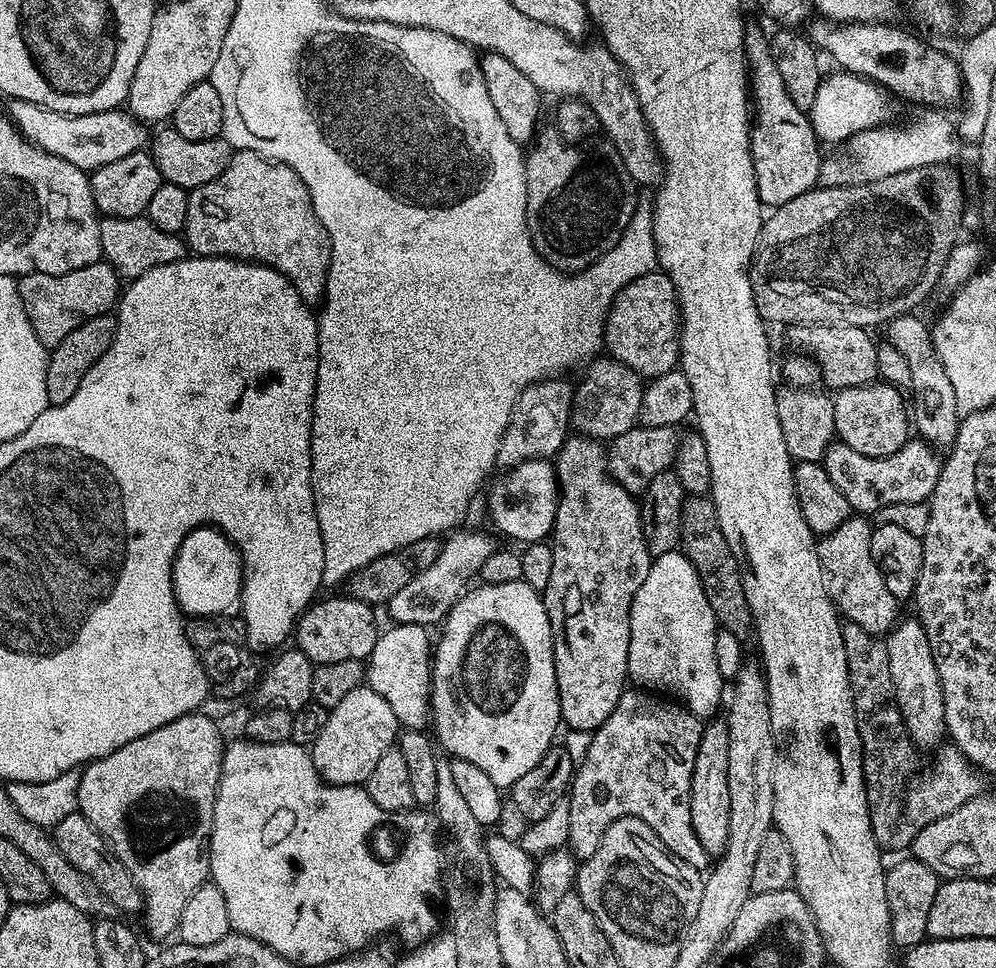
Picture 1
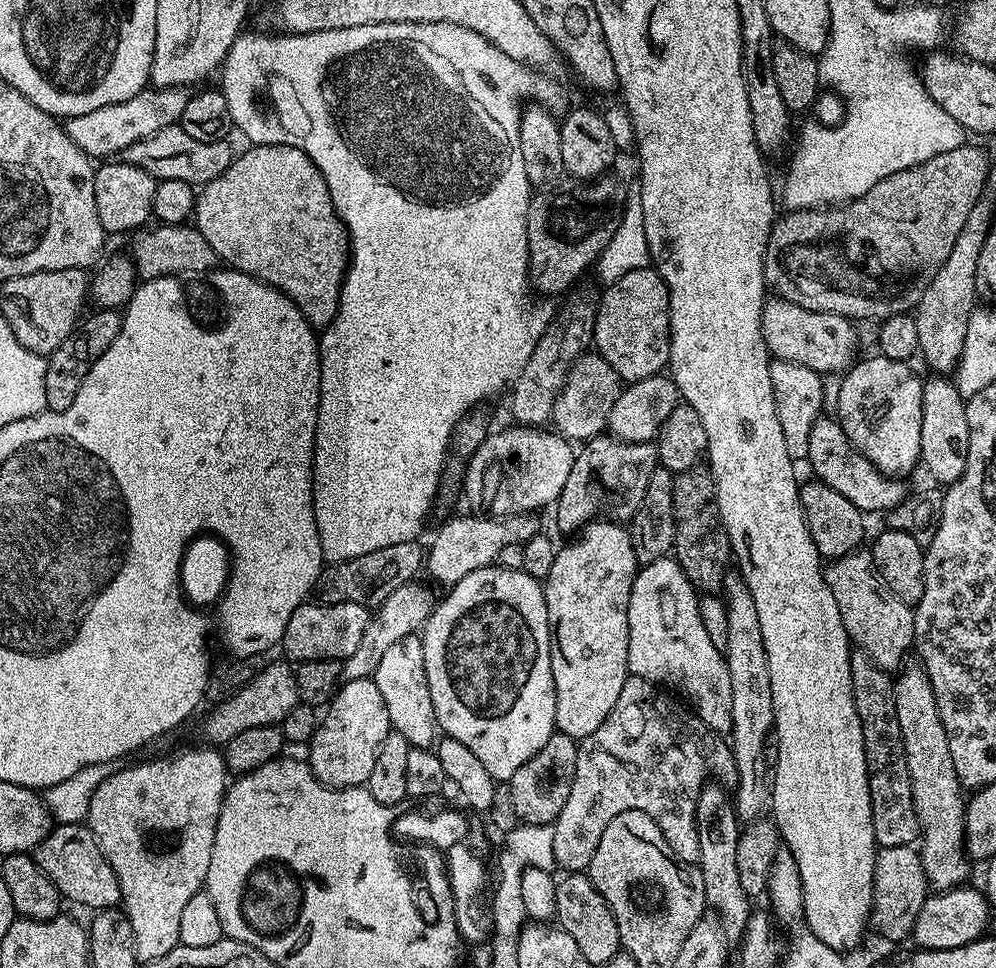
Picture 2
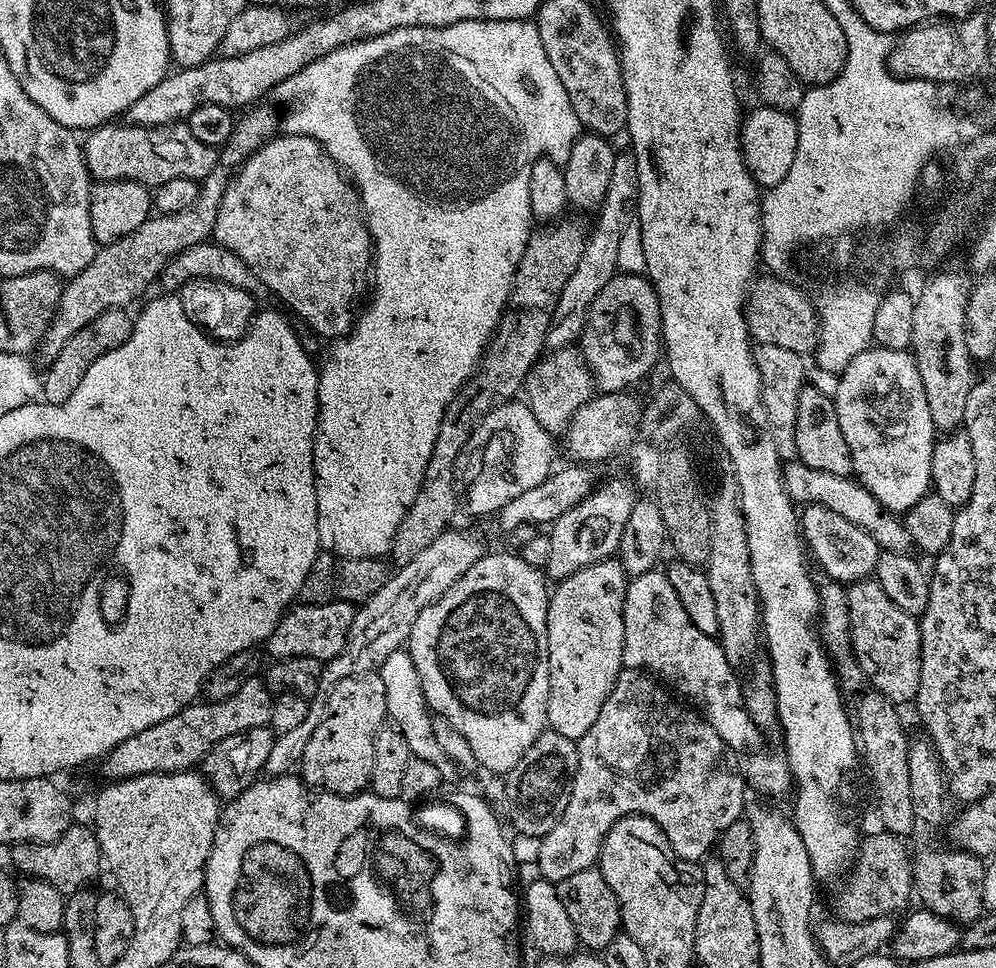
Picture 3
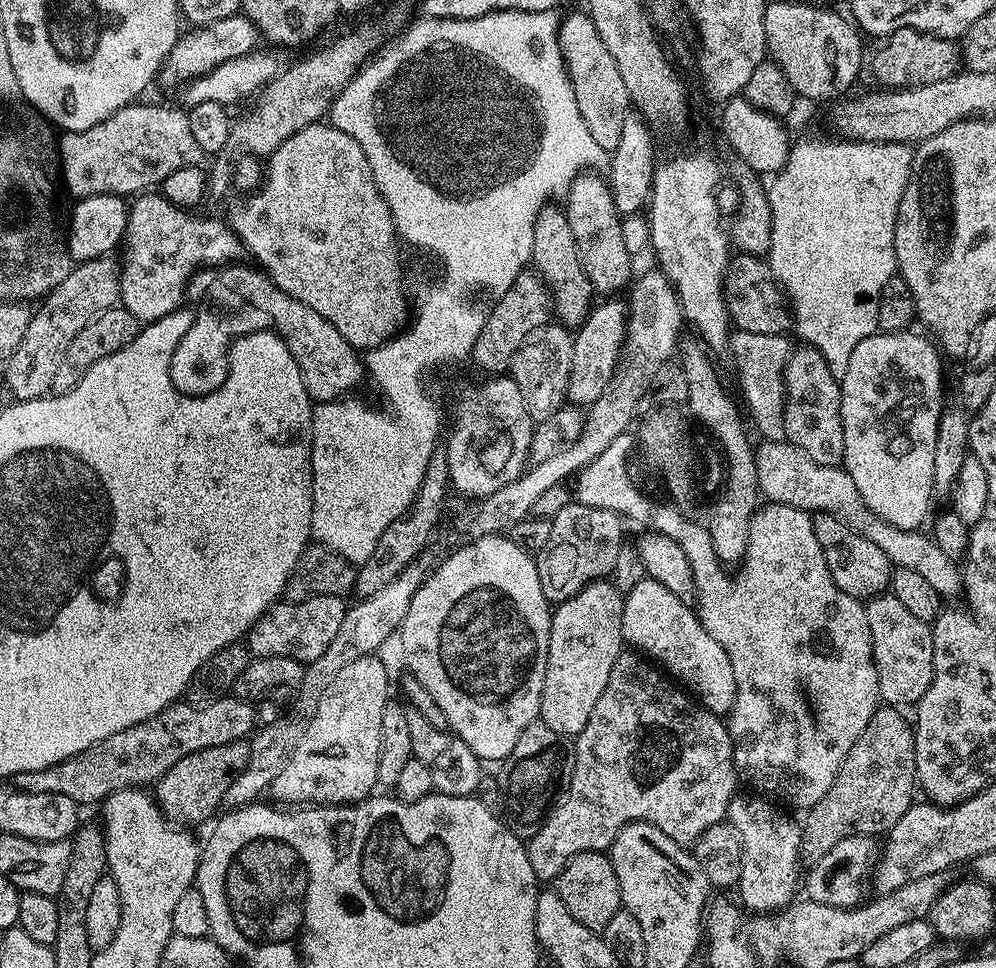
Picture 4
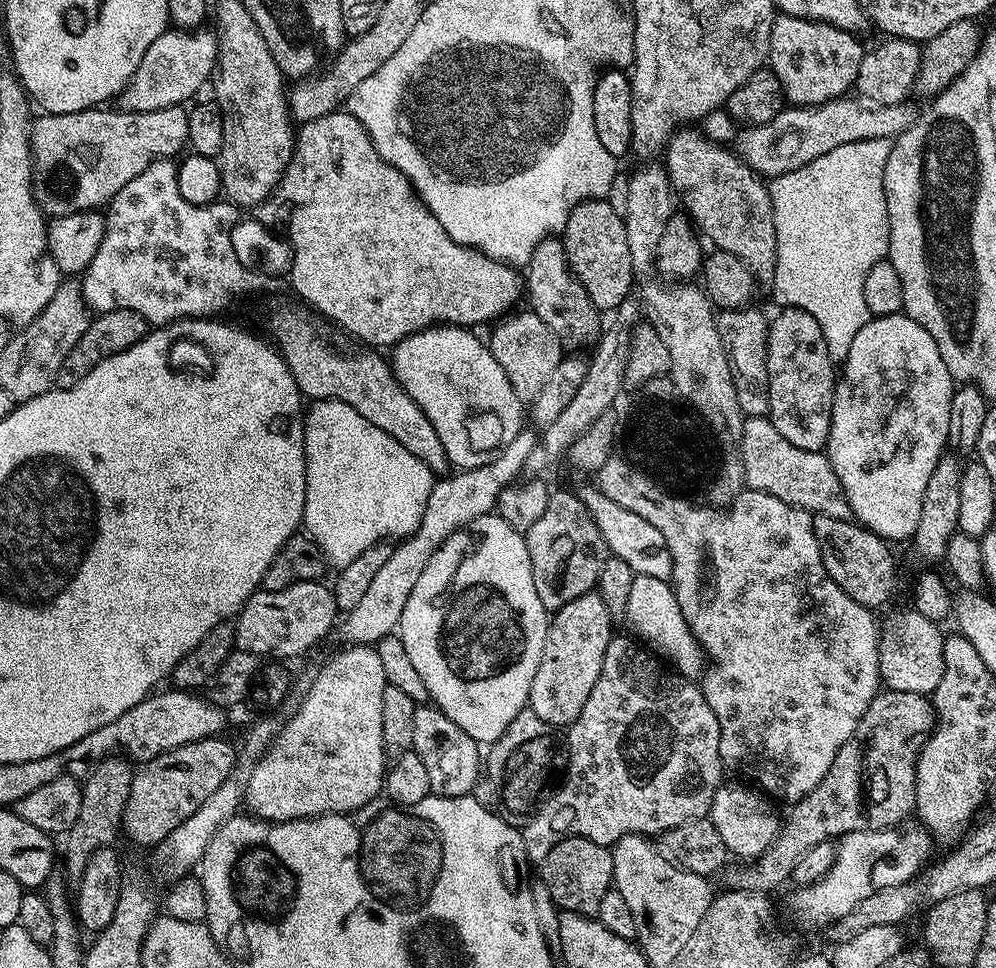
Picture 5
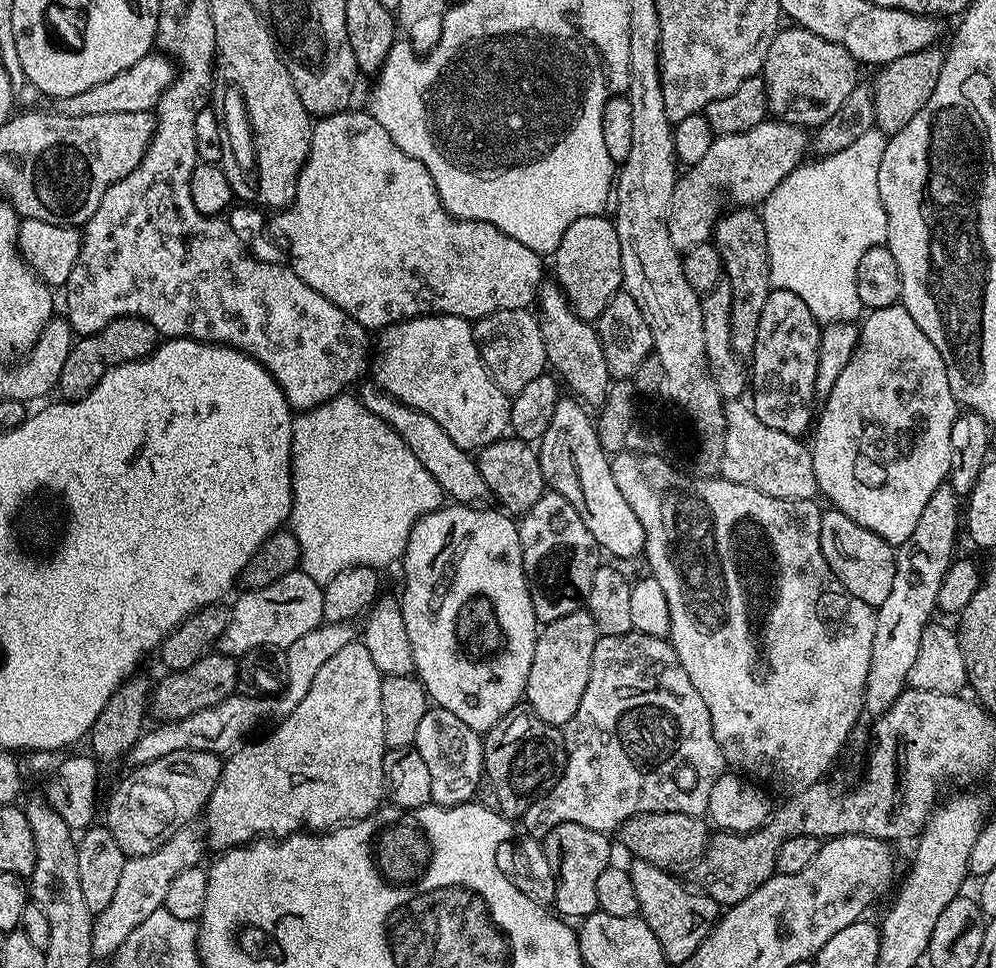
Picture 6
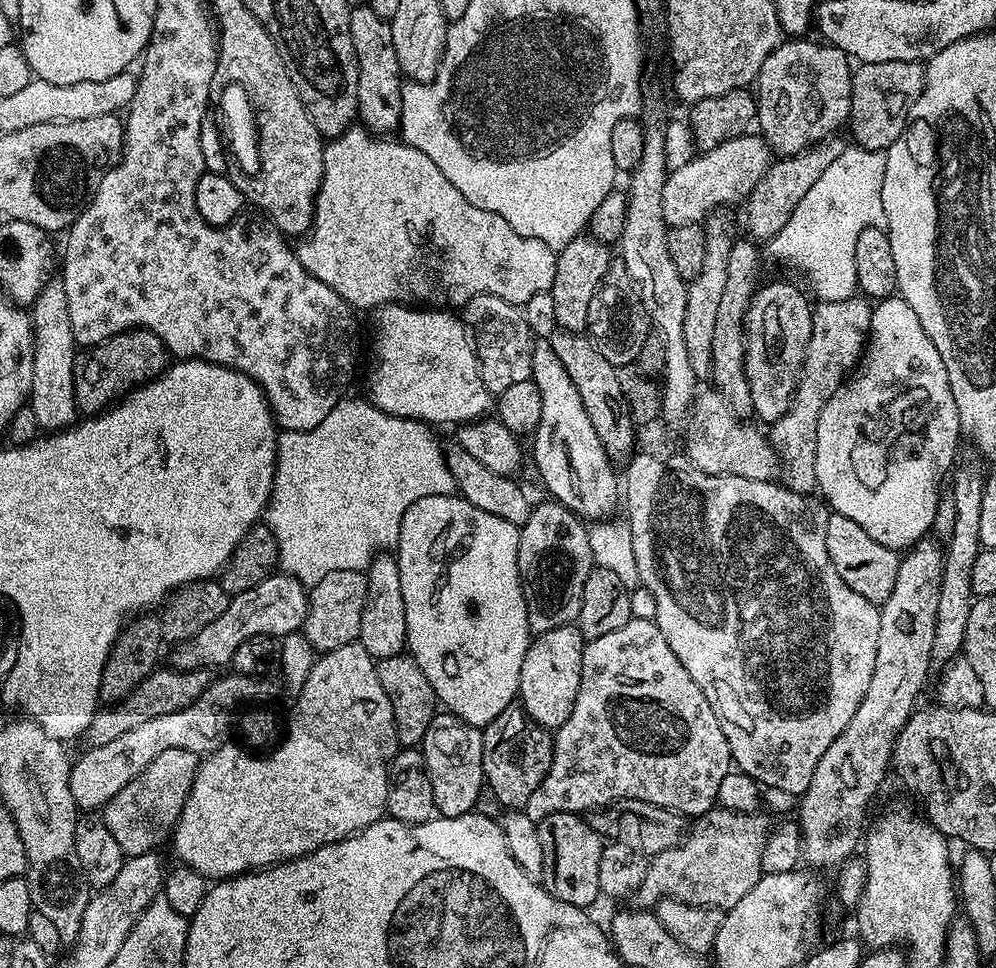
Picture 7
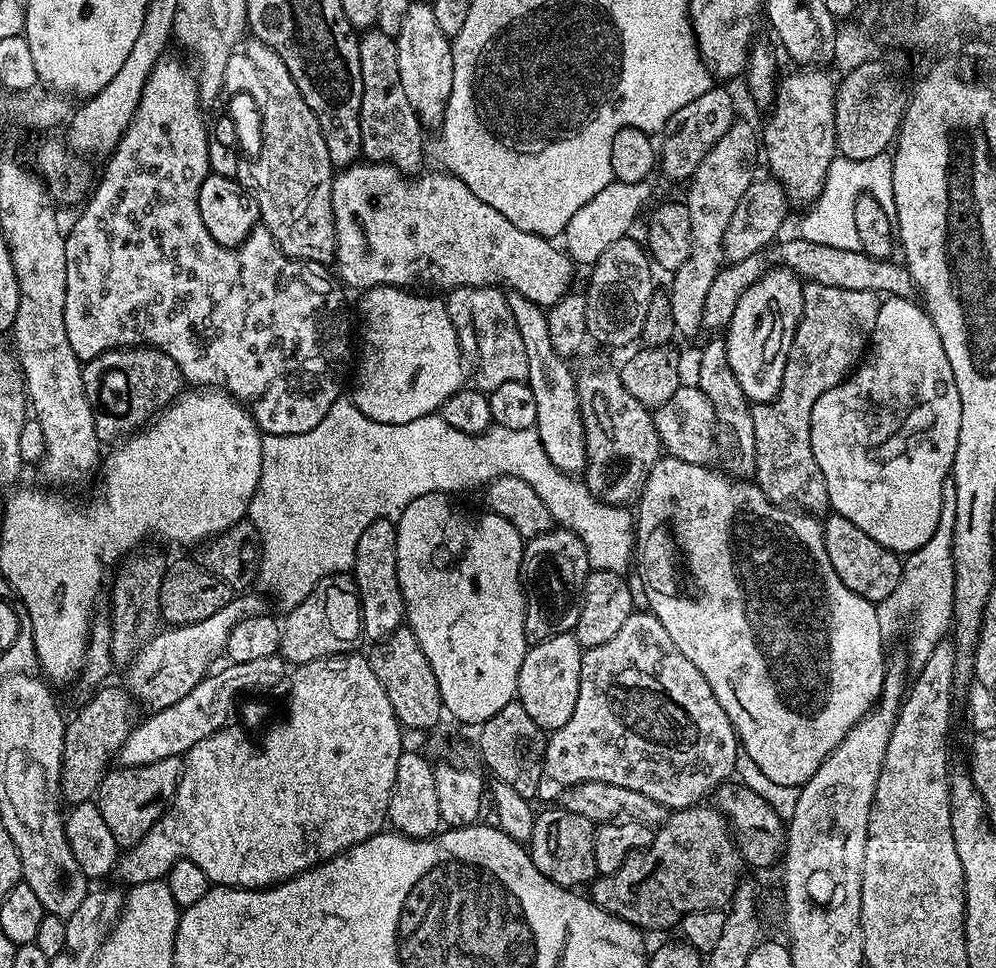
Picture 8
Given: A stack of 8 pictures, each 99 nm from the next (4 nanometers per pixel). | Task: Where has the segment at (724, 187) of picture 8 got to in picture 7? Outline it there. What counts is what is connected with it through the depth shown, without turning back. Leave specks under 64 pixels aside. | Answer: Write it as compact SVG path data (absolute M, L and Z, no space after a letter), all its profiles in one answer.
M717 210L703 221L706 238L706 259L702 270L693 280L687 281L686 318L682 322L682 338L686 342L686 352L698 374L704 374L712 367L710 342L714 339L714 321L722 299L722 289L726 286L726 262L730 258L730 246L738 238L738 232L727 216L727 211Z

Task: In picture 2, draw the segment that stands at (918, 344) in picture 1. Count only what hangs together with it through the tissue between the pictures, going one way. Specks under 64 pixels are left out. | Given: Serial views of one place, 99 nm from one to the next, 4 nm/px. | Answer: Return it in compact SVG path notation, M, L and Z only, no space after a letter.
M932 374L929 377L924 380L924 389L922 390L920 464L937 480L937 482L935 481L937 485L947 486L958 482L958 478L962 478L962 470L966 470L966 456L970 450L970 426L966 422L966 400L960 395L955 383L947 375Z

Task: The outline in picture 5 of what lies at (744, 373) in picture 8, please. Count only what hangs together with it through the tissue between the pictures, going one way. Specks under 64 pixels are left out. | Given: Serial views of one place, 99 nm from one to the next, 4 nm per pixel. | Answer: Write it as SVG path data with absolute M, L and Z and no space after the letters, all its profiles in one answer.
M781 307L768 326L768 412L767 419L794 446L807 452L820 452L832 434L836 403L834 378L837 365L827 352L822 327L804 309Z

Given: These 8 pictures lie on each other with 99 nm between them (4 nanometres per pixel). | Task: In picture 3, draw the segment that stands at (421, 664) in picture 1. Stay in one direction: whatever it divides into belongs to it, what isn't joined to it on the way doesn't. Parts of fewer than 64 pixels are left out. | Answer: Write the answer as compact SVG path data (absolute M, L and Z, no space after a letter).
M399 650L390 654L378 669L382 678L382 686L386 686L386 716L389 721L406 738L406 746L414 756L422 758L422 762L431 762L441 774L453 769L452 759L445 754L442 746L434 739L434 715L426 702L426 694L422 694L422 678L418 678L418 666L414 666L414 658L407 650Z

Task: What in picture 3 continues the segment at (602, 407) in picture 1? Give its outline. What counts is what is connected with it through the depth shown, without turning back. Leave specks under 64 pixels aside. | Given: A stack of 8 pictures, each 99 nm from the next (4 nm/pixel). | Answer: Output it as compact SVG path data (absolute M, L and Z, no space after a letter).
M579 347L558 348L541 355L528 375L526 396L527 392L528 408L534 418L538 418L538 423L550 433L563 433L571 424L576 411L594 395L592 371L588 369L588 363L584 361Z

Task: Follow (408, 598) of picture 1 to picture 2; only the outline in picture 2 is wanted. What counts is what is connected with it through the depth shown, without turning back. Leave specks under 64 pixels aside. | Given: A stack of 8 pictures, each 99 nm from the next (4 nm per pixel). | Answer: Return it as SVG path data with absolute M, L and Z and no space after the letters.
M520 513L507 517L489 517L482 514L467 514L468 516L456 516L445 522L436 532L436 537L432 540L432 549L429 547L426 552L426 572L429 572L438 583L441 589L453 588L457 582L466 574L472 573L476 569L486 568L493 565L499 551L505 546L523 545L539 531L536 522L537 517L529 513Z

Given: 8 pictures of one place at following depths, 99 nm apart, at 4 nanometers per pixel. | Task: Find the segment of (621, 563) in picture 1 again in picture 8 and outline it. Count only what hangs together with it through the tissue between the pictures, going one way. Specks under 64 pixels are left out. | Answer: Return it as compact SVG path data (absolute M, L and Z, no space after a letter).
M567 632L558 634L554 638L535 641L529 647L526 658L522 658L522 670L518 670L516 700L522 706L522 710L526 710L526 714L530 714L530 718L534 718L534 722L538 722L538 726L544 729L545 733L556 732L562 726L566 726L566 722L570 722L570 714L574 714L574 702L578 702L578 686L582 674L583 657L584 652L575 635L572 632Z

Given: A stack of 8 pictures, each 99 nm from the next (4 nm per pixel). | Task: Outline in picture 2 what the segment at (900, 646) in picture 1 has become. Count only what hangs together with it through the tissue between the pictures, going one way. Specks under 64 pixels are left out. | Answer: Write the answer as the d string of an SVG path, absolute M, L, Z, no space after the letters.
M908 662L895 673L890 688L890 703L896 712L900 744L904 747L904 761L910 778L912 805L916 821L920 823L918 851L928 887L938 892L959 888L967 881L964 879L968 876L970 865L964 838L966 796L954 770L950 738L946 738L946 726L942 726L938 702L934 702L934 690L923 664Z

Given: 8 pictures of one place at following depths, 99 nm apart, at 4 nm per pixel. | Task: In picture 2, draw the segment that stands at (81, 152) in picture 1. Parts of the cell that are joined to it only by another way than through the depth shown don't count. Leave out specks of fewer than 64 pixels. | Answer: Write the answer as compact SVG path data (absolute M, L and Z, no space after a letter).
M187 87L145 90L134 98L126 98L126 102L114 102L114 106L102 106L102 110L90 110L90 114L67 117L66 131L68 137L88 156L116 158L134 142L142 142L158 134L158 130L166 130L172 124L179 124L189 95Z

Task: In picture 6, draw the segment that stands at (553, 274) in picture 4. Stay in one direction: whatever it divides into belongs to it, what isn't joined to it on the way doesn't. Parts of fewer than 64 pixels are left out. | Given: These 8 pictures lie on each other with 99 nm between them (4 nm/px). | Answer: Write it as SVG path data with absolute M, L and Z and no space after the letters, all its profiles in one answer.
M545 282L540 285L539 304L540 333L548 364L556 367L555 375L567 387L569 384L577 392L573 393L581 401L589 405L599 405L608 393L610 377L606 366L606 354L602 350L602 342L598 338L595 327L572 312L570 302L561 292L560 285L555 282Z

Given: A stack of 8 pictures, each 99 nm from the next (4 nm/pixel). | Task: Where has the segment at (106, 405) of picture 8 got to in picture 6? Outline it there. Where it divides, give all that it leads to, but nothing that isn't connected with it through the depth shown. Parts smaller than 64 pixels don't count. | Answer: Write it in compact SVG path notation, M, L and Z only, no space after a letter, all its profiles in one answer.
M123 316L114 322L110 322L102 330L98 330L89 336L79 337L73 343L72 352L66 358L62 366L58 392L61 392L65 401L80 400L96 384L98 371L96 372L96 360L104 363L105 369L113 368L126 362L134 362L146 358L162 342L162 337L154 326L150 326L148 320L140 316Z

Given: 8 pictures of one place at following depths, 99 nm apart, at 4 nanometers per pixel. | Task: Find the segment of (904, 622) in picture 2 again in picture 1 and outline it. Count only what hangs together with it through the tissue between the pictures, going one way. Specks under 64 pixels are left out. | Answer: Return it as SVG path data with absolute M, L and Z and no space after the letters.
M853 514L838 526L838 530L819 537L816 553L824 571L828 594L832 603L838 606L839 615L847 623L862 626L862 630L871 636L883 637L901 619L902 604L890 594L890 590L886 590L882 570L878 570L878 562L874 562L874 554L870 554L872 530L873 525L863 515Z

